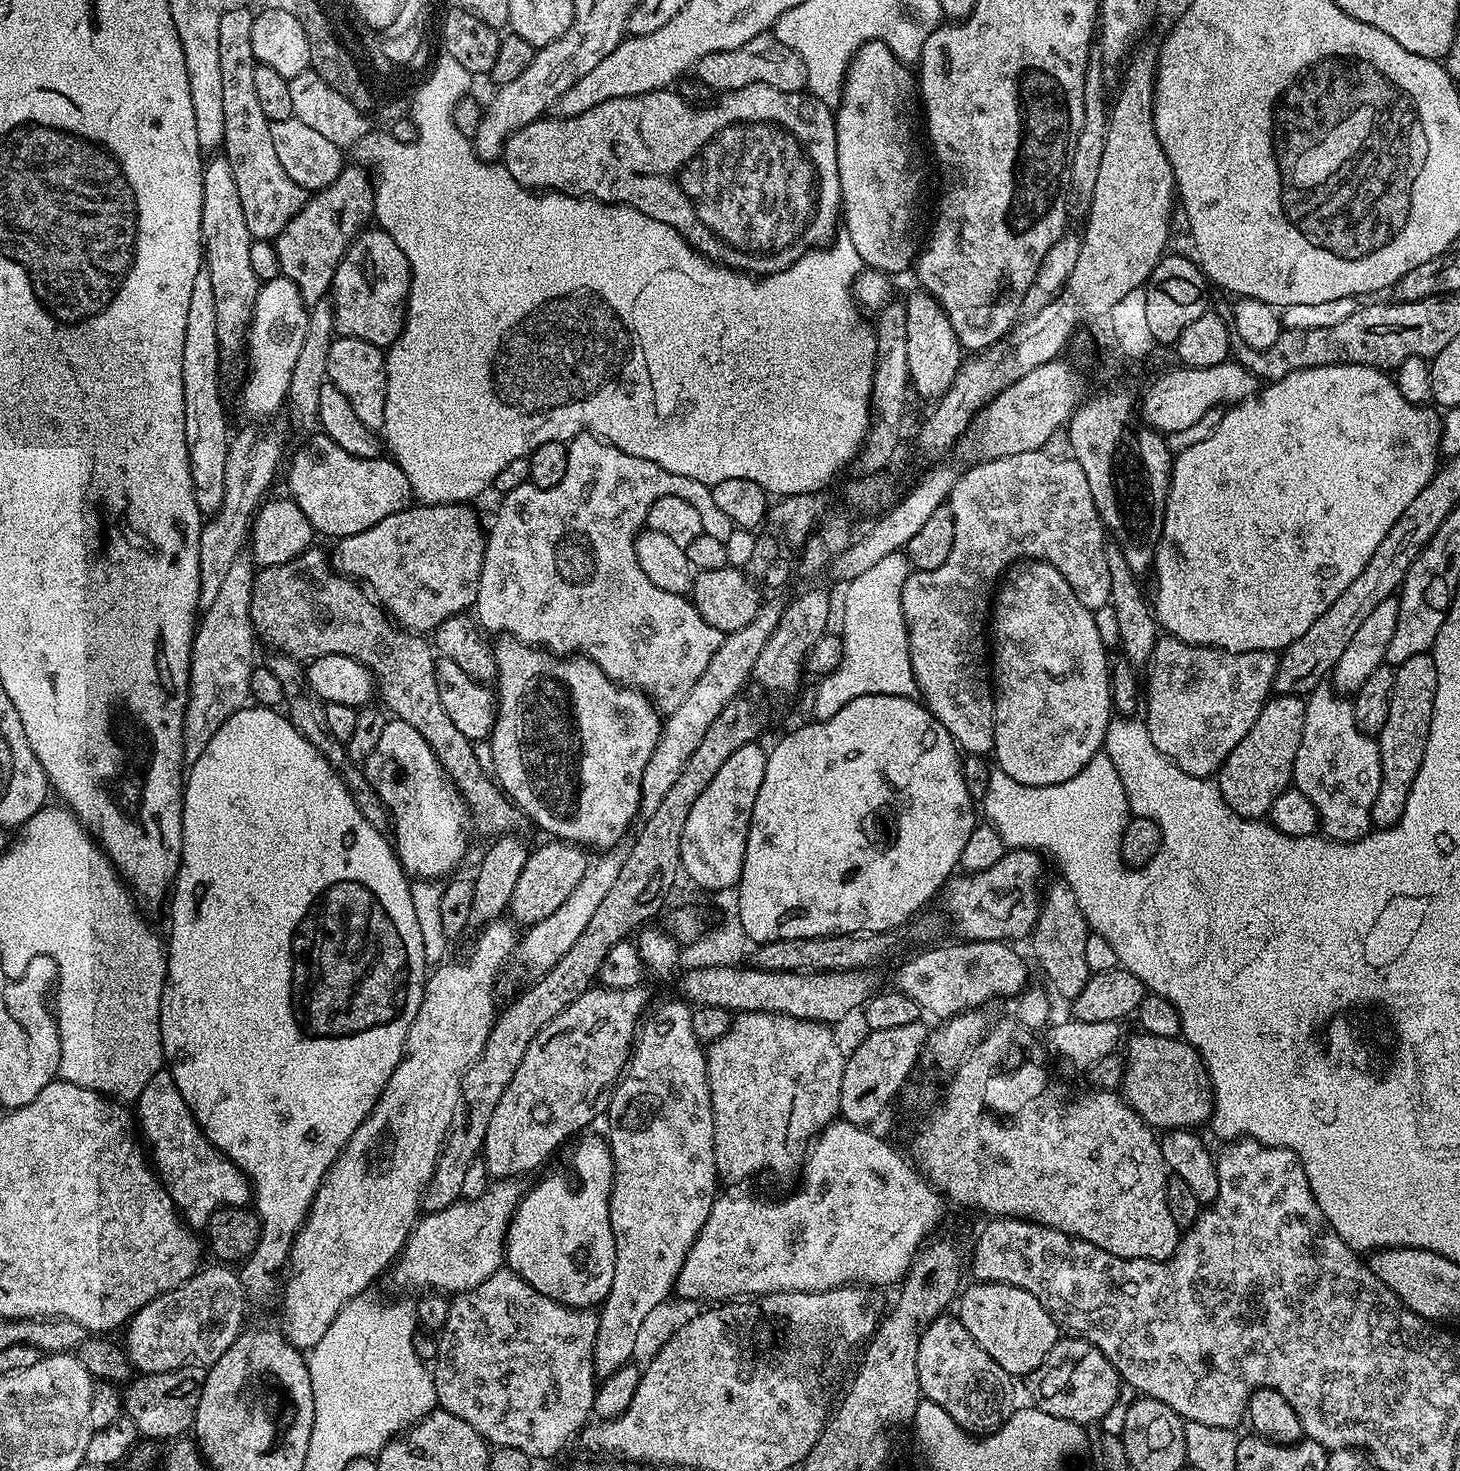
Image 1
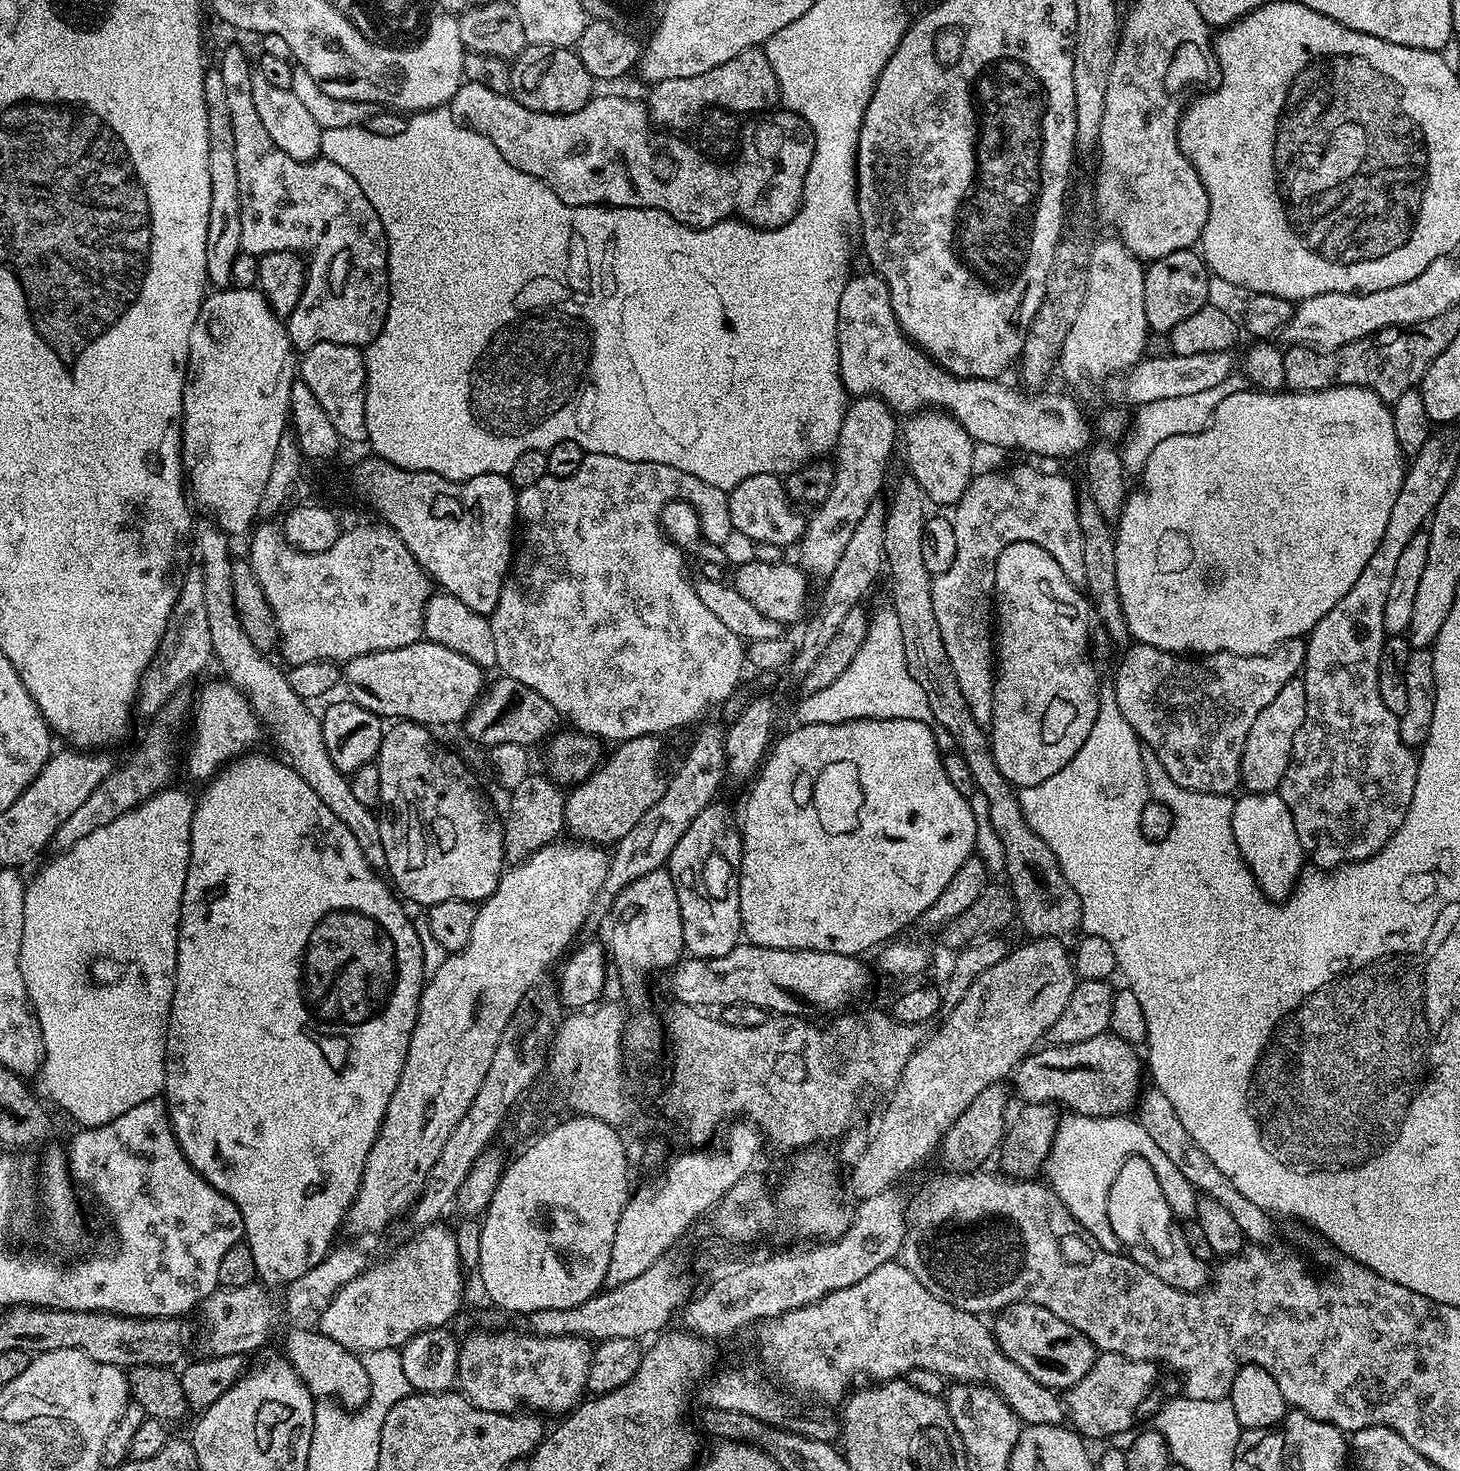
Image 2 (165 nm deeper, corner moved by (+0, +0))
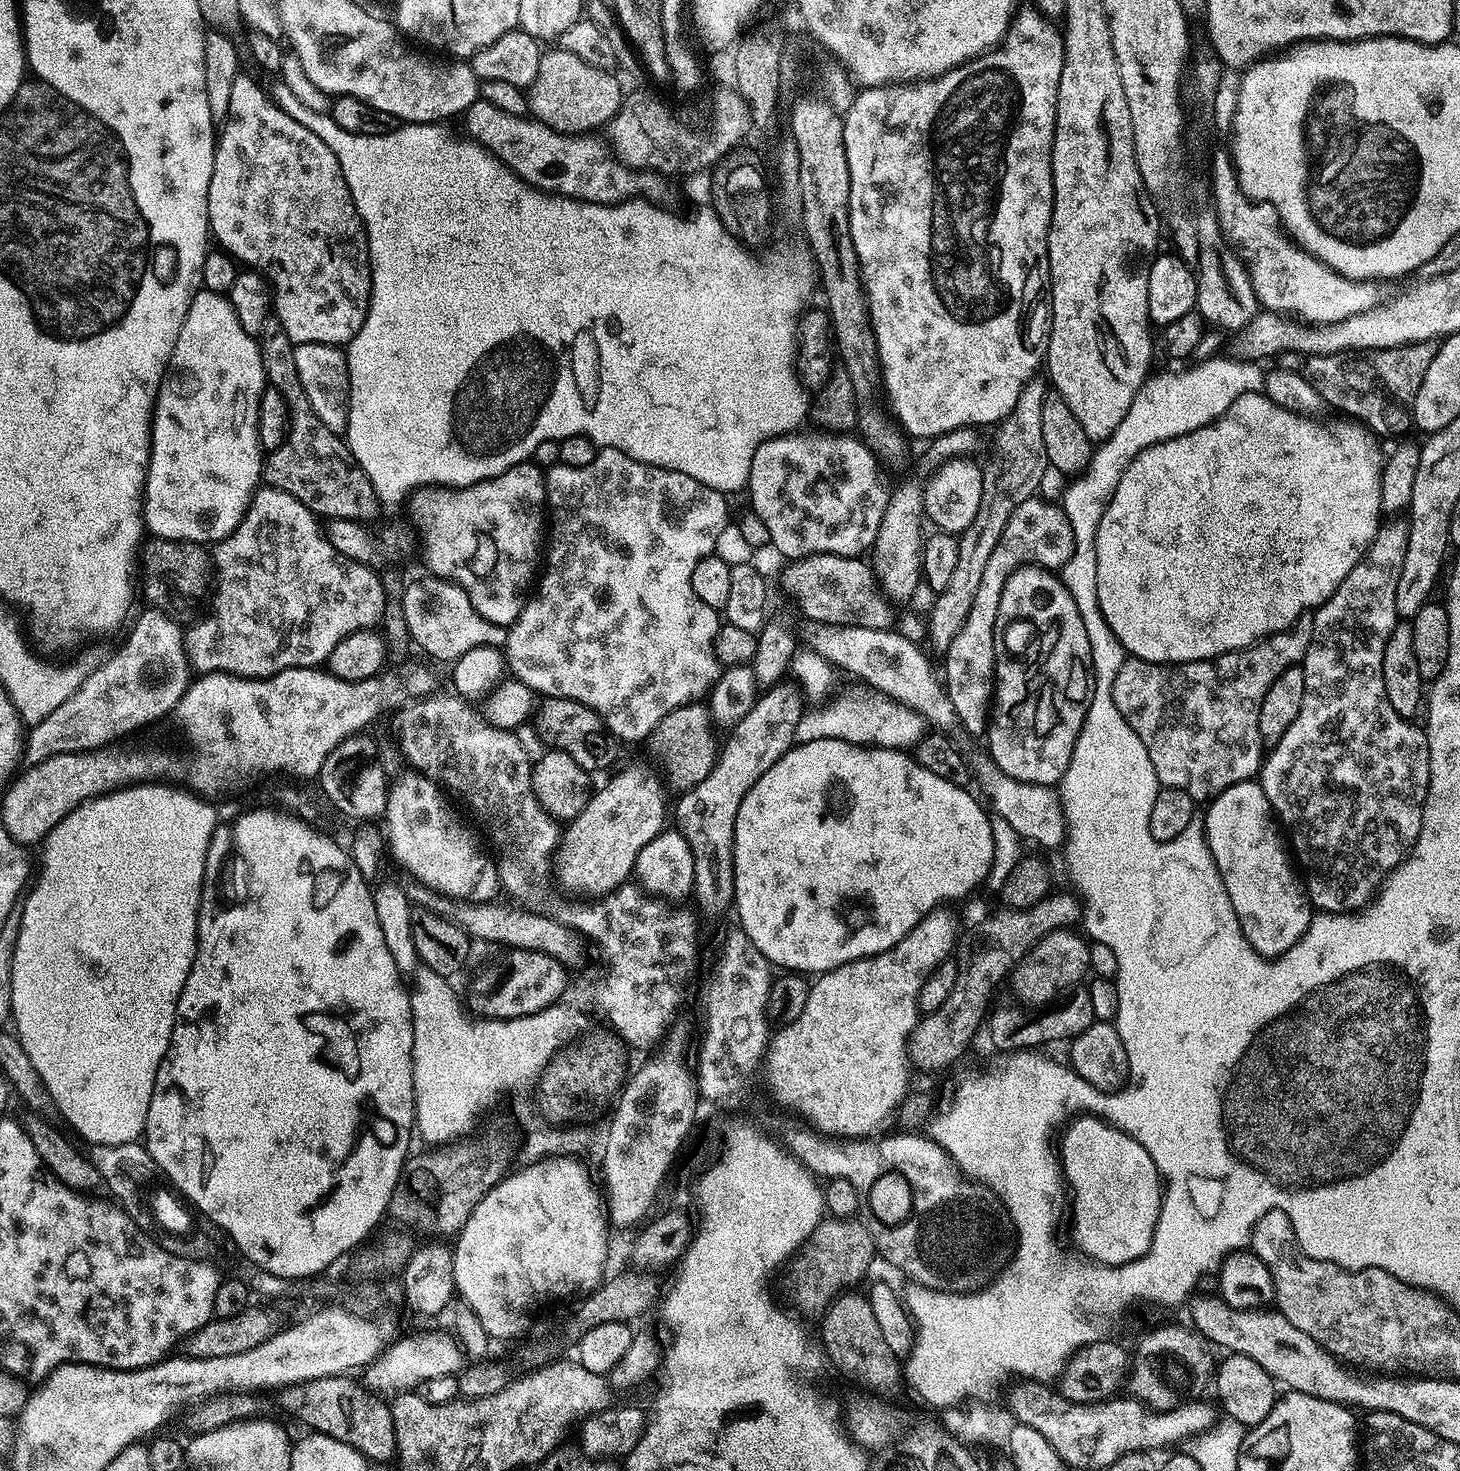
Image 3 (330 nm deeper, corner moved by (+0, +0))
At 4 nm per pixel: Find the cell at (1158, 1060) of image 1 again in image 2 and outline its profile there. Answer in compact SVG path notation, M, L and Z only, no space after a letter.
M1111 1031L1098 1034L1094 1038L1086 1038L1086 1042L1073 1044L1057 1044L1044 1046L1024 1057L1011 1073L1010 1080L1014 1092L1021 1096L1024 1104L1065 1104L1068 1110L1082 1116L1098 1116L1116 1118L1128 1114L1135 1109L1142 1091L1140 1084L1140 1068L1142 1072L1142 1056L1133 1045L1122 1038L1112 1035Z

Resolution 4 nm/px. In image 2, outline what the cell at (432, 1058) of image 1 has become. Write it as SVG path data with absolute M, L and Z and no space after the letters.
M553 842L547 844L544 848L539 848L534 855L527 856L525 860L513 863L511 865L512 869L509 867L503 873L494 892L477 907L476 917L474 918L474 931L470 933L470 942L466 942L466 946L462 950L445 955L442 966L438 966L438 970L431 973L430 979L425 983L424 991L420 994L416 1025L412 1031L406 1062L402 1066L402 1074L398 1078L398 1086L390 1098L390 1106L386 1106L386 1114L384 1115L378 1138L366 1158L364 1177L360 1183L360 1189L354 1198L354 1202L348 1207L346 1228L349 1228L350 1231L380 1232L391 1220L398 1219L403 1212L405 1215L412 1205L416 1203L417 1198L420 1197L421 1190L424 1189L424 1183L428 1180L428 1175L434 1166L434 1162L438 1162L438 1154L442 1154L442 1146L446 1146L446 1138L450 1138L450 1134L454 1134L454 1126L458 1126L458 1122L462 1122L462 1114L466 1114L466 1110L472 1104L472 1099L478 1094L478 1090L490 1070L490 1062L494 1058L494 1050L498 1050L498 1042L502 1038L502 1030L506 1030L506 1022L510 1022L514 1010L518 1010L524 995L533 991L541 983L541 981L539 982L540 975L552 963L555 965L573 947L574 941L572 939L579 934L580 927L588 920L588 915L593 915L596 896L603 890L606 882L610 859L609 853L603 847L595 844L585 844L583 842L560 843Z

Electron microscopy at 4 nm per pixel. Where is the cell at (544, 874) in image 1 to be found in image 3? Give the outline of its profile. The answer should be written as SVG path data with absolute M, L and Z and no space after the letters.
M693 702L670 710L662 722L648 737L646 747L650 755L656 759L662 773L663 783L669 793L683 794L689 792L698 782L702 782L716 765L718 755L718 738L712 734L714 725L709 717L709 711L703 703Z

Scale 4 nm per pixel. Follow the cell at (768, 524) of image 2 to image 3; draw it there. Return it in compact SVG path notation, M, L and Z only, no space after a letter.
M812 434L799 440L799 435L778 436L762 442L754 450L754 462L750 462L750 478L746 493L752 499L751 511L762 518L766 530L770 530L771 545L789 561L804 556L834 554L835 556L859 557L871 549L878 538L878 525L888 505L889 489L884 488L876 473L878 461L863 440L852 434Z

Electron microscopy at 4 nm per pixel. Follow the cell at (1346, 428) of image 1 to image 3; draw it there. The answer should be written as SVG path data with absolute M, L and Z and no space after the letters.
M1263 392L1242 394L1230 410L1211 424L1169 440L1160 440L1142 450L1138 458L1126 466L1126 474L1122 474L1122 482L1118 482L1118 490L1114 490L1114 498L1110 498L1102 522L1096 527L1096 553L1098 606L1129 657L1155 664L1185 664L1191 660L1213 660L1223 652L1238 652L1265 636L1289 631L1305 614L1322 607L1334 590L1342 586L1346 574L1358 566L1382 523L1381 441L1363 424L1348 418L1336 418L1340 420L1332 420L1329 424L1312 419L1316 418L1278 407Z

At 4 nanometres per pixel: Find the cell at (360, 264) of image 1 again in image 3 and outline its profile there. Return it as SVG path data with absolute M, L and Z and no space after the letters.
M247 74L234 78L228 117L222 121L221 128L224 129L219 129L216 152L210 158L208 174L208 226L215 243L217 240L220 243L217 245L233 260L266 277L274 297L275 319L283 332L292 339L293 345L306 342L347 345L348 341L354 338L354 334L362 330L362 322L366 322L368 303L372 297L372 262L368 259L368 232L354 206L354 198L350 194L350 186L346 186L346 178L342 174L342 166L338 166L338 158L334 158L330 146L326 146L326 142L322 142L318 134L310 134L310 130L306 130L302 122L294 122L294 118L286 115L271 95L265 89L263 92Z

